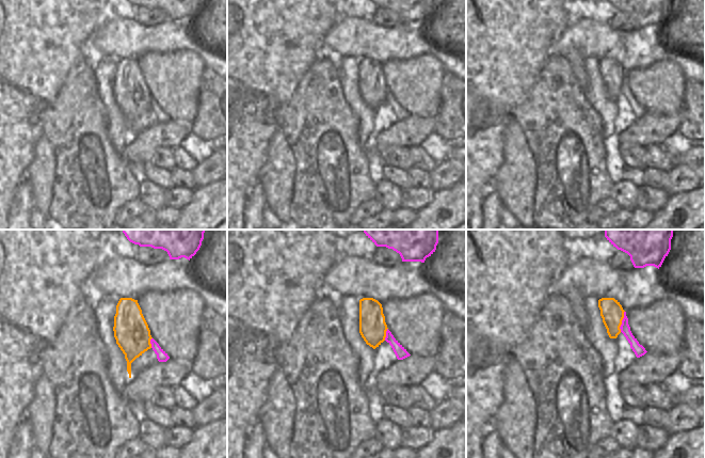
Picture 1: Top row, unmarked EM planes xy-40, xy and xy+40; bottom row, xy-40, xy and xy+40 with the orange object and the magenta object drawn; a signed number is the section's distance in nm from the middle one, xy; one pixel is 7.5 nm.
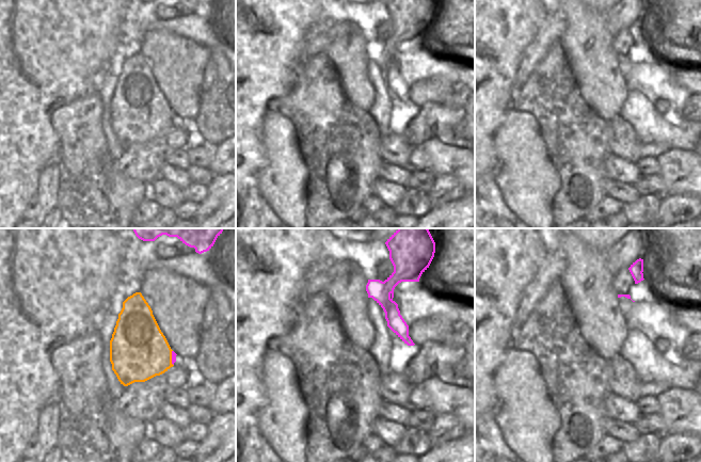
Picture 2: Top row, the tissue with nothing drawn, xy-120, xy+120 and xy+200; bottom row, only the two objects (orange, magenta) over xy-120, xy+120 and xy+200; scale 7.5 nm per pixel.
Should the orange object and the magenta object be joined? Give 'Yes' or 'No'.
Yes

